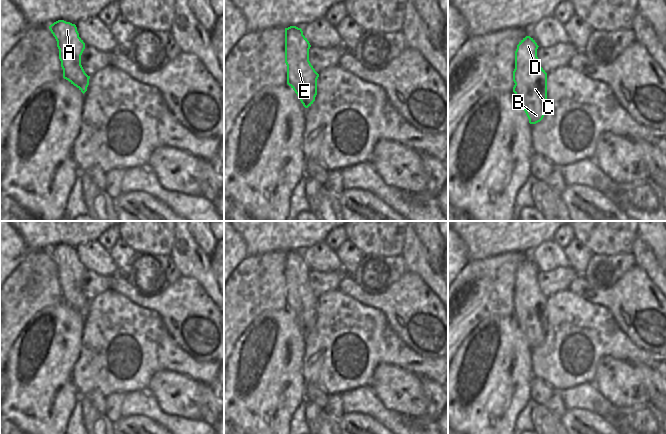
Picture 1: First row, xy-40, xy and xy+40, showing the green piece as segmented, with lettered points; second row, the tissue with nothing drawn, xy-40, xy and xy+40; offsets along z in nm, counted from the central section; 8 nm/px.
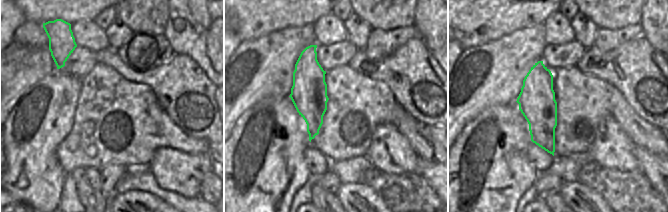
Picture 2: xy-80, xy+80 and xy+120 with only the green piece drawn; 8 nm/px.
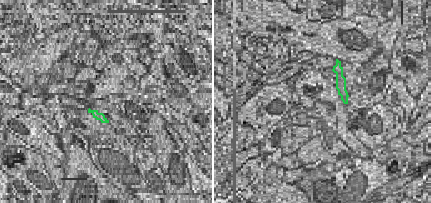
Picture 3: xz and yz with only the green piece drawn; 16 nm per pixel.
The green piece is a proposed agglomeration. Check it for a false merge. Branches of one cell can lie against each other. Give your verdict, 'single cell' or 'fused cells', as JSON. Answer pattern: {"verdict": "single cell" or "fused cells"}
{"verdict": "single cell"}

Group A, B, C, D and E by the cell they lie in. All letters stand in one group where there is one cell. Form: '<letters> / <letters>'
A B C D E

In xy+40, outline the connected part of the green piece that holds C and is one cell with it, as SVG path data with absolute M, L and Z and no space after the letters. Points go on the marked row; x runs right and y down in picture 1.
M526 36L515 51L513 92L530 124L540 122L547 107L547 73L539 63L538 47L533 38Z

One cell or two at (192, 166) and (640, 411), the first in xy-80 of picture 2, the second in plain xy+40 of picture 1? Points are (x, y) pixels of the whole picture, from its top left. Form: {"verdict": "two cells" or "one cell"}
{"verdict": "two cells"}

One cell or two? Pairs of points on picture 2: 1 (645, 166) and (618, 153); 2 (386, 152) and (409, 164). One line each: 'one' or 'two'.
1: two
2: one

